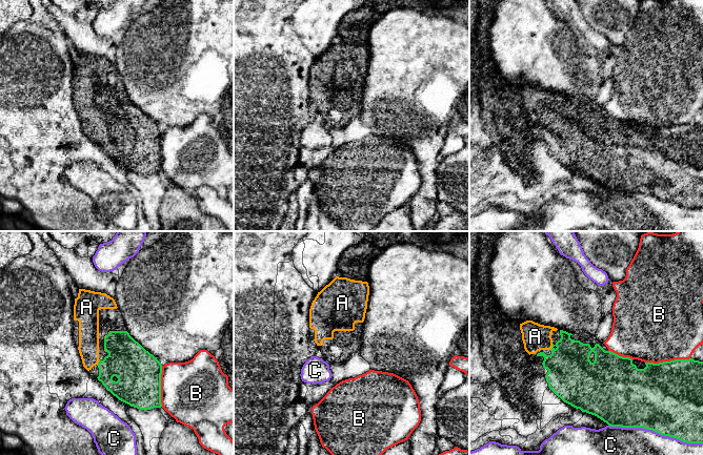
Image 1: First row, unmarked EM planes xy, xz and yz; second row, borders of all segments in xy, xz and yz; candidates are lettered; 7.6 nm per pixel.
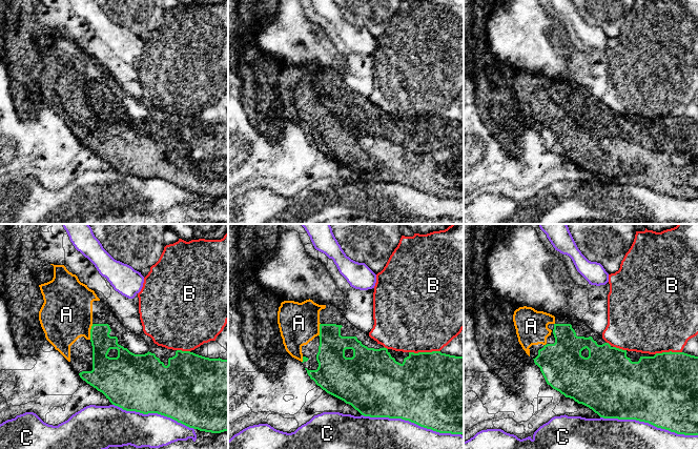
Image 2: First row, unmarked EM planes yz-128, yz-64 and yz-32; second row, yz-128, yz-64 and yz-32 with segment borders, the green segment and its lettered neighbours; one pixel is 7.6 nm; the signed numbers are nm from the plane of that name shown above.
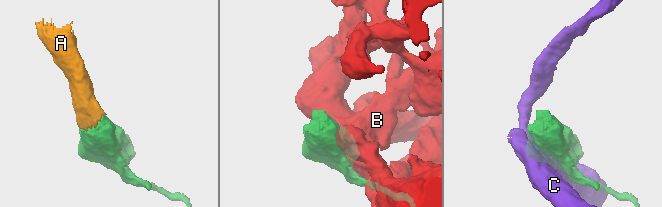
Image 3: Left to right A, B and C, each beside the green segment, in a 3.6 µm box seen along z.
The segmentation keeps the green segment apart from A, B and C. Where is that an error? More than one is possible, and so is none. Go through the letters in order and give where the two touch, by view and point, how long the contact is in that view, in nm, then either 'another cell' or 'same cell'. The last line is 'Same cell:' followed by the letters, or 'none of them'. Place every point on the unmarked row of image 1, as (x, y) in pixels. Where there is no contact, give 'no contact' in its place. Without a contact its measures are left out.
A: meets green in yz at (553, 111); contact 60 nm long; same cell
B: meets green in yz at (667, 126); contact 340 nm long; another cell
C: meets green in yz at (656, 195); contact 750 nm long; another cell
Same cell: A

